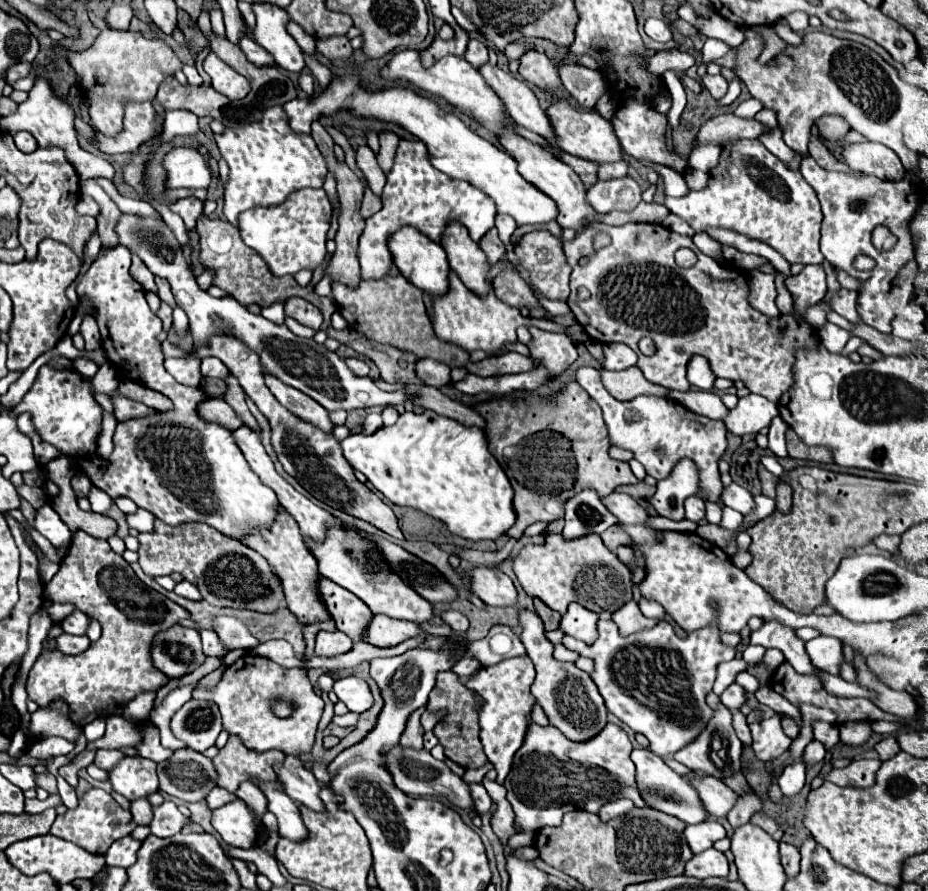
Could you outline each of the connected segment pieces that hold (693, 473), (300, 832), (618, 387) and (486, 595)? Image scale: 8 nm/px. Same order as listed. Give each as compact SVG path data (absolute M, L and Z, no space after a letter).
M679 459L671 475L657 481L657 491L651 497L651 505L659 515L671 519L683 519L683 501L699 493L699 471L691 459Z
M255 783L257 787L261 787L261 791L267 795L269 801L269 811L277 815L279 821L279 835L291 841L303 841L307 839L307 827L303 823L303 817L299 815L299 807L297 803L275 789L275 783Z
M637 365L625 369L625 371L607 371L599 369L601 381L605 389L619 401L629 401L639 395L655 395L657 397L669 397L669 389L649 383Z
M475 567L471 571L471 589L473 593L491 607L515 607L517 589L513 581L501 569Z

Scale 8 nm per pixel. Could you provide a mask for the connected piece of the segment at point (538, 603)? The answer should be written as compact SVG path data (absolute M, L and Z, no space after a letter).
M535 599L535 611L539 613L539 617L543 619L545 623L545 631L553 631L559 627L559 619L561 615L557 611L551 611L547 605L543 605L541 599Z

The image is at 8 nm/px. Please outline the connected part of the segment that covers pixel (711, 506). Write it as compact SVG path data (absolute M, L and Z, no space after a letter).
M704 501L706 507L706 520L711 524L719 525L722 519L722 510L716 504L710 501Z

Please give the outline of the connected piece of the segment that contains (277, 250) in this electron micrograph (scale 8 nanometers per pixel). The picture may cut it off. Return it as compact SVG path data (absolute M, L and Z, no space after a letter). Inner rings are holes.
M299 189L287 197L287 203L275 207L255 207L239 215L239 231L245 245L255 249L277 277L295 275L301 269L317 269L325 257L325 241L333 209L323 189Z

